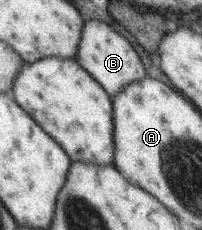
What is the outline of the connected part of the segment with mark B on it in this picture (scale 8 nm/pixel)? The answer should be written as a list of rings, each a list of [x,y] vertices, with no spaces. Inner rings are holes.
[[[92,20],[84,24],[76,61],[94,78],[110,98],[117,97],[127,85],[145,78],[145,68],[133,46],[107,23]]]

